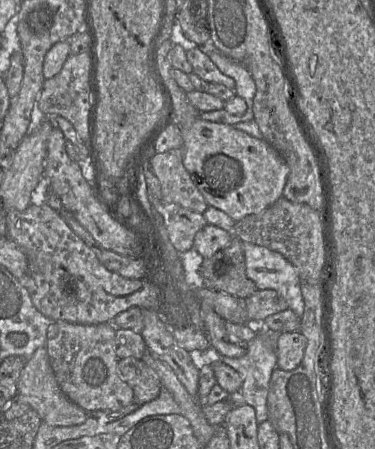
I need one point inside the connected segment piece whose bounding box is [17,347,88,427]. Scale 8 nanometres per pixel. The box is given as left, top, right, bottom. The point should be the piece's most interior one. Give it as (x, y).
(37, 386)

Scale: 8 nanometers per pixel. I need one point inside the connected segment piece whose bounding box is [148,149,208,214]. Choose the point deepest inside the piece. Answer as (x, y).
(177, 186)

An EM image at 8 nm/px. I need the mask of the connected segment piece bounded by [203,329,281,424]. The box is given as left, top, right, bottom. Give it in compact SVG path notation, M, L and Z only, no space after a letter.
M260 329L258 334L248 342L247 353L240 358L230 358L219 355L212 347L203 357L215 357L237 371L242 378L242 386L238 391L238 401L252 406L256 412L257 423L268 420L267 397L272 372L277 368L276 339L280 332L269 332Z

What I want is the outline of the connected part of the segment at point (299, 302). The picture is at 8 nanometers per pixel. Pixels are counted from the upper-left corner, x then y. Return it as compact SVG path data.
M244 242L246 275L252 280L257 290L275 290L298 317L304 313L304 300L301 292L301 279L297 269L280 253L266 247Z

